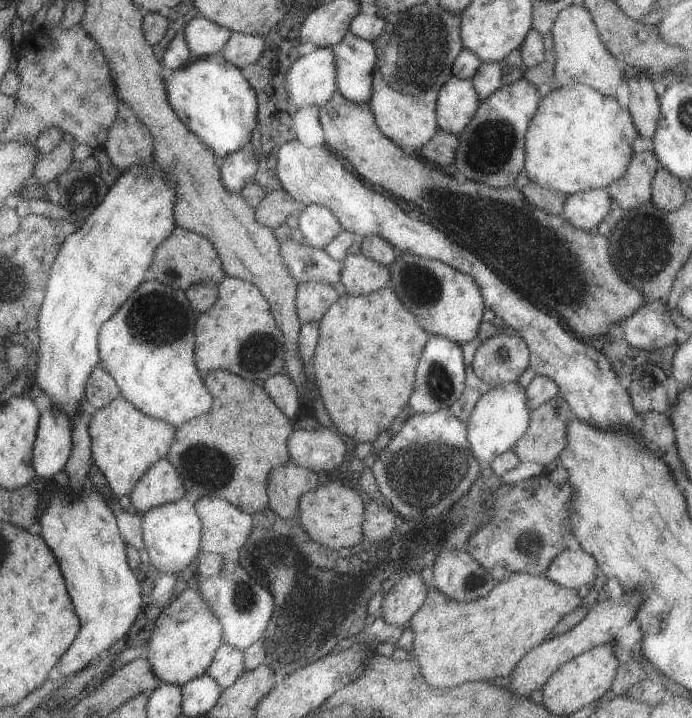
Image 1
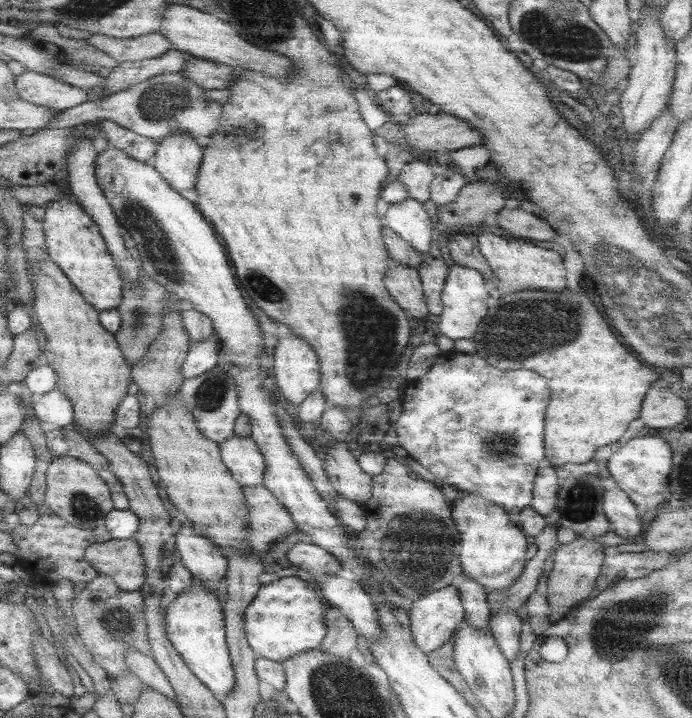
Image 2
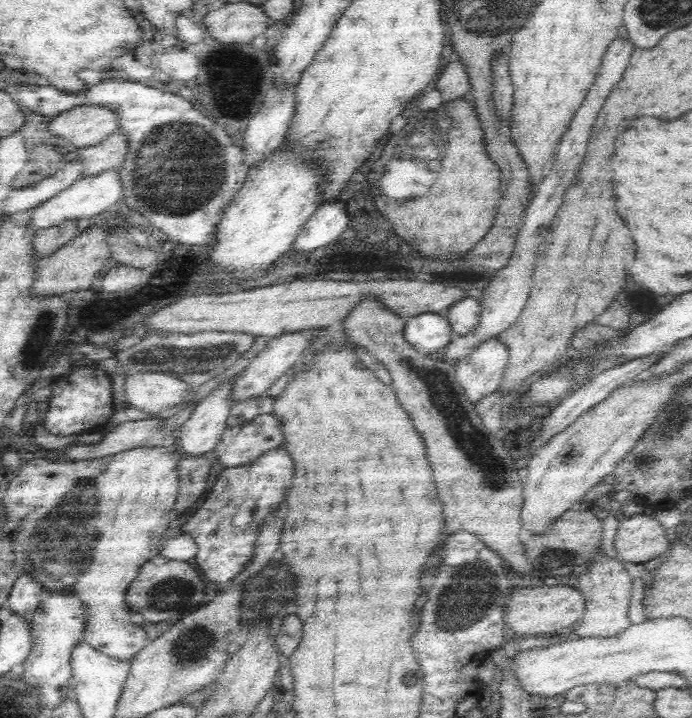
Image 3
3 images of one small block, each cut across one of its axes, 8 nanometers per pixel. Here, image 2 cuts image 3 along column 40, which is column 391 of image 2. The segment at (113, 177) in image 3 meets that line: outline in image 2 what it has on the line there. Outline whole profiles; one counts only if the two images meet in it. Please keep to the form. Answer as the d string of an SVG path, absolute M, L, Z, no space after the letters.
M407 198L403 202L391 204L383 214L383 228L393 230L421 256L429 250L433 232L431 232L429 216L423 210L423 202Z

